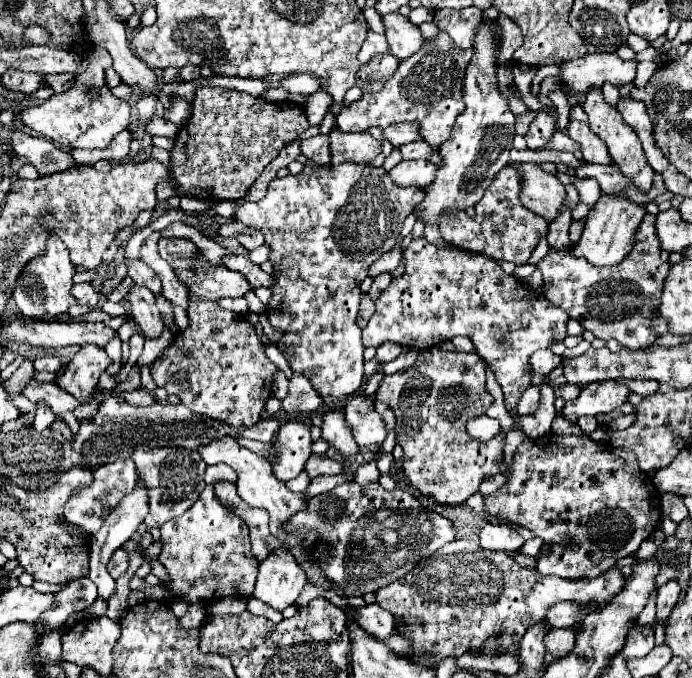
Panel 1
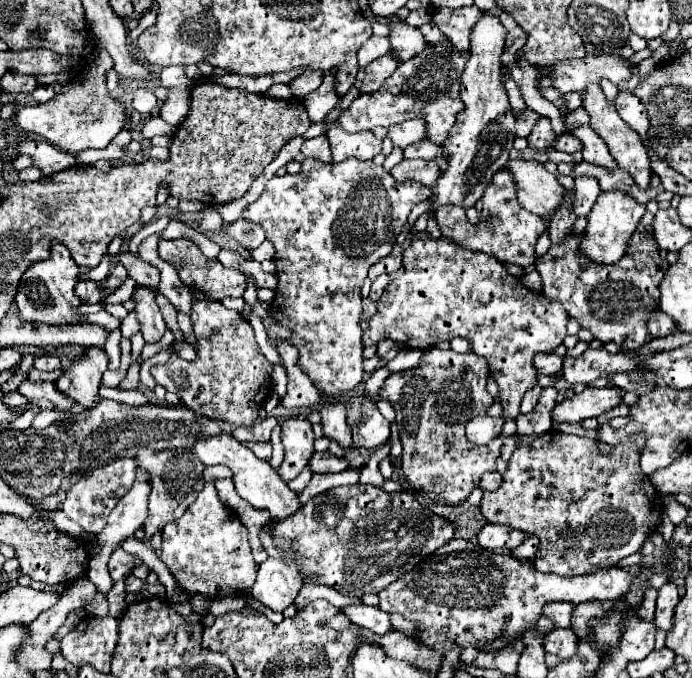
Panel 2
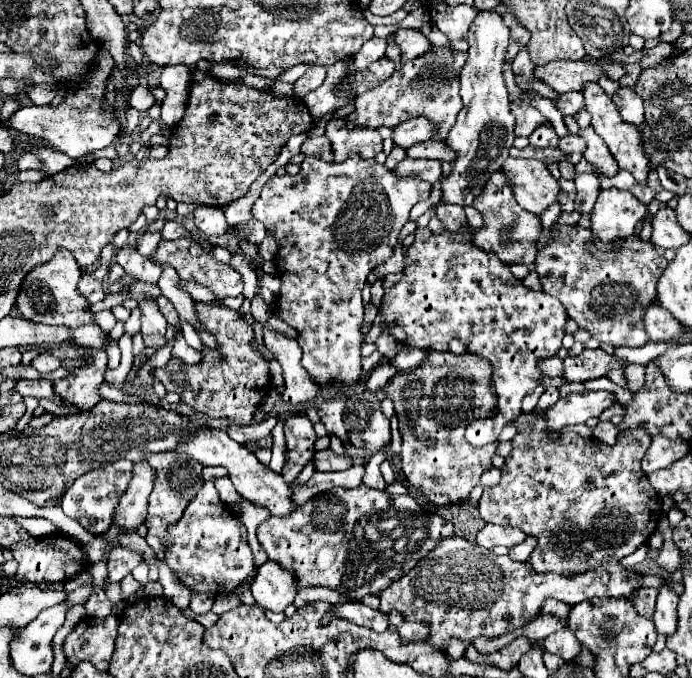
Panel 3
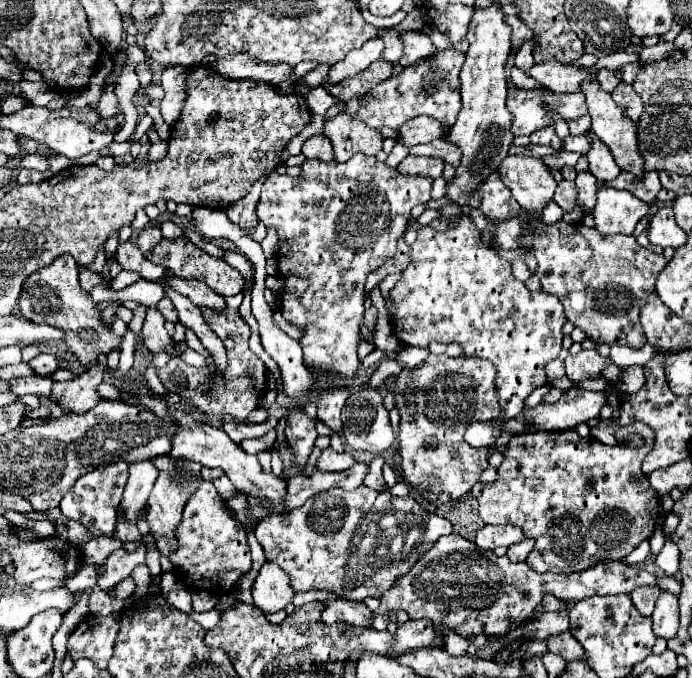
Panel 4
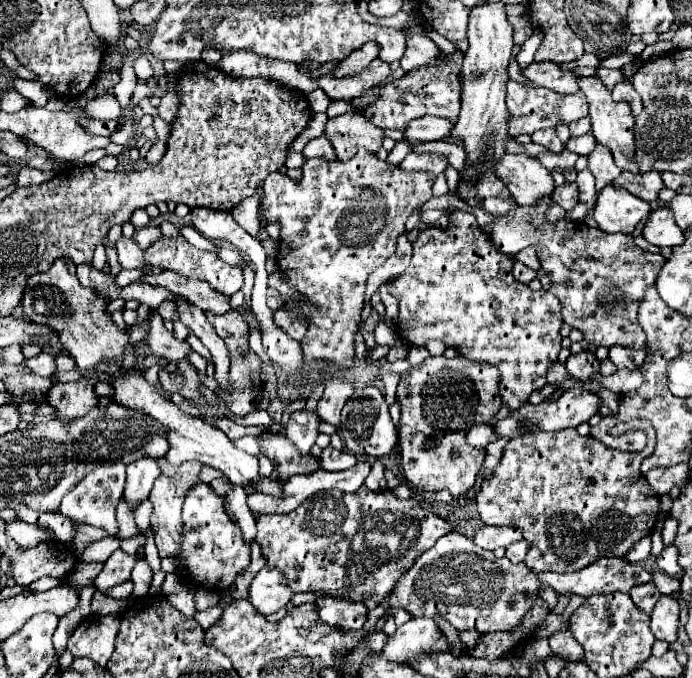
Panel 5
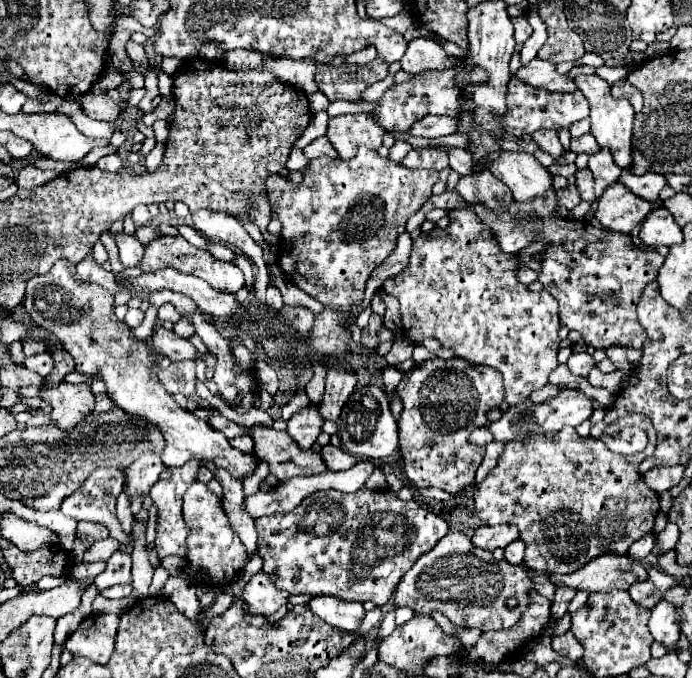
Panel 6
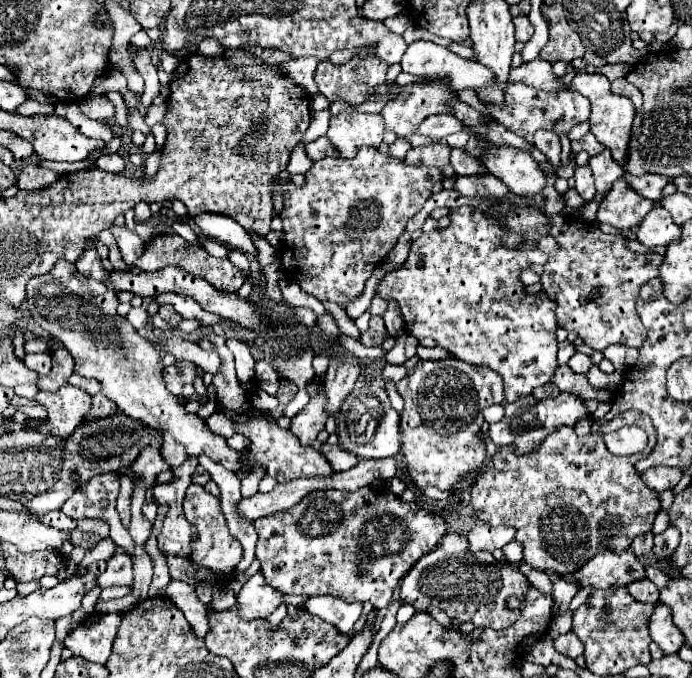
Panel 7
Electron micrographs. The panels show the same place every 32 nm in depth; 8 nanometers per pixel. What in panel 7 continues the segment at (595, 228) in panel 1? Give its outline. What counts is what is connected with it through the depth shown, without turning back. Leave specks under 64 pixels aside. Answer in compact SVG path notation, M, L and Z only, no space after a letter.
M624 178L616 180L608 198L600 202L598 222L612 224L620 230L630 230L644 220L644 216L654 208L654 202L640 196Z

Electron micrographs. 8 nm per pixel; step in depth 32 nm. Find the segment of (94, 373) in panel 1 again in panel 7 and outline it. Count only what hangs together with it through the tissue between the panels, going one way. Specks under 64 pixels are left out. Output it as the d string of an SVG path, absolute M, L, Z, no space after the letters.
M64 384L64 388L60 388L56 394L38 392L34 400L48 412L48 420L44 422L46 426L38 424L36 430L42 434L52 434L60 440L68 440L92 406L92 396L70 384Z

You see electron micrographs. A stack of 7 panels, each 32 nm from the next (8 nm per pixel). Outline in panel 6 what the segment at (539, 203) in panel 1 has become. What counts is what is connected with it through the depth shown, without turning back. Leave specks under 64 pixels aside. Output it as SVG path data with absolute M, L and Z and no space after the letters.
M502 150L500 156L492 162L488 162L490 172L502 180L514 194L516 200L532 200L548 184L552 184L550 172L532 156L526 152L508 152Z

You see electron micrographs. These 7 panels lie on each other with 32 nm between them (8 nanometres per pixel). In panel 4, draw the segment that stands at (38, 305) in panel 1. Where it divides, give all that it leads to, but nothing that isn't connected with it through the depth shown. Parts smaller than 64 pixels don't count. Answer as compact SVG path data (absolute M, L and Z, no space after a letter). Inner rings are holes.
M62 254L54 260L52 266L36 270L26 282L24 282L24 292L20 296L20 310L26 320L38 322L38 324L50 324L54 328L64 330L64 342L66 346L76 354L78 362L82 368L90 368L98 364L100 354L110 354L112 350L120 350L122 336L116 336L110 326L106 326L98 304L90 300L90 294L84 292L78 284L78 264L74 264L72 256ZM84 328L92 328L98 334L98 340L94 342L84 342L78 332Z

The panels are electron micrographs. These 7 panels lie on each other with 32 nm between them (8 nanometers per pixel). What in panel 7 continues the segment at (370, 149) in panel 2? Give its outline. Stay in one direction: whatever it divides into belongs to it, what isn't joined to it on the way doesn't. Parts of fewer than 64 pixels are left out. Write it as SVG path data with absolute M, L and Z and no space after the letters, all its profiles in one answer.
M340 112L330 118L328 138L344 158L356 156L362 146L378 146L382 142L384 118L382 114Z

